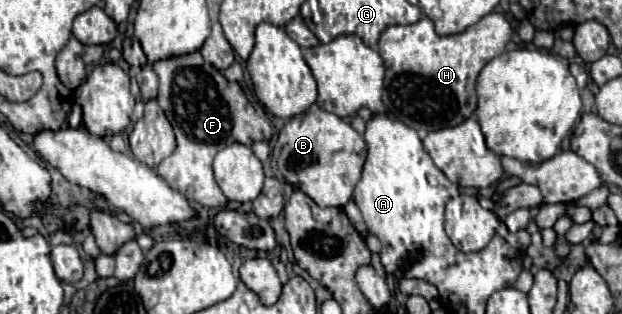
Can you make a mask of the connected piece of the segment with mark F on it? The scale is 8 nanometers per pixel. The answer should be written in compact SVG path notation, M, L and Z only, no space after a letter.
M200 52L160 60L152 68L160 78L156 100L174 126L178 142L174 154L158 164L158 174L172 188L178 188L188 200L200 202L208 208L222 208L228 200L218 188L212 174L214 156L234 142L242 142L246 146L252 146L260 140L270 142L272 126L266 118L260 118L256 114L254 106L246 100L240 84L228 82L220 70L210 66L202 58Z

